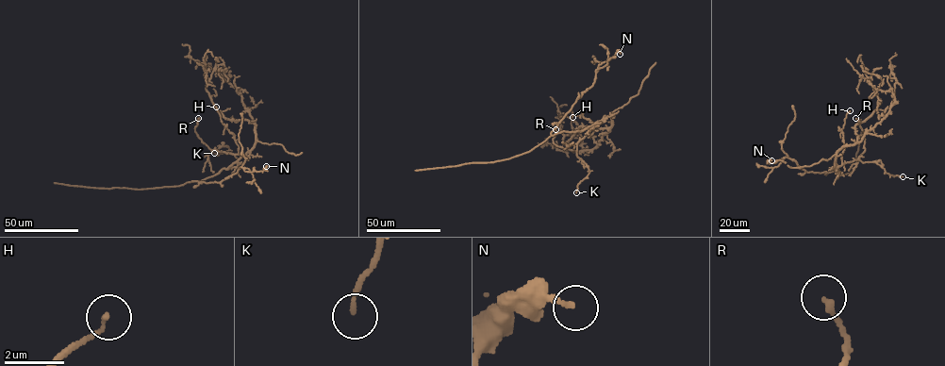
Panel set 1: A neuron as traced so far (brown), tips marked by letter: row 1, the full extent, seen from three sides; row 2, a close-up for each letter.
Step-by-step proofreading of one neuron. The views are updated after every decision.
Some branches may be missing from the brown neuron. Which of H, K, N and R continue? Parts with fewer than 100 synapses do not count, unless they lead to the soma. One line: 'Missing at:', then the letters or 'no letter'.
Missing at: no letter

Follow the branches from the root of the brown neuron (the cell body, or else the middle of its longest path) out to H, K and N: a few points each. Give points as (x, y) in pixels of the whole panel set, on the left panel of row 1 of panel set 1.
H: (231, 164), (250, 152), (246, 157), (239, 154), (235, 136), (223, 124), (216, 107)
K: (231, 164), (250, 152), (246, 157), (217, 153), (224, 145), (228, 150), (214, 153)
N: (231, 164), (210, 176), (191, 181), (218, 183), (240, 167), (251, 172), (261, 171), (266, 166)

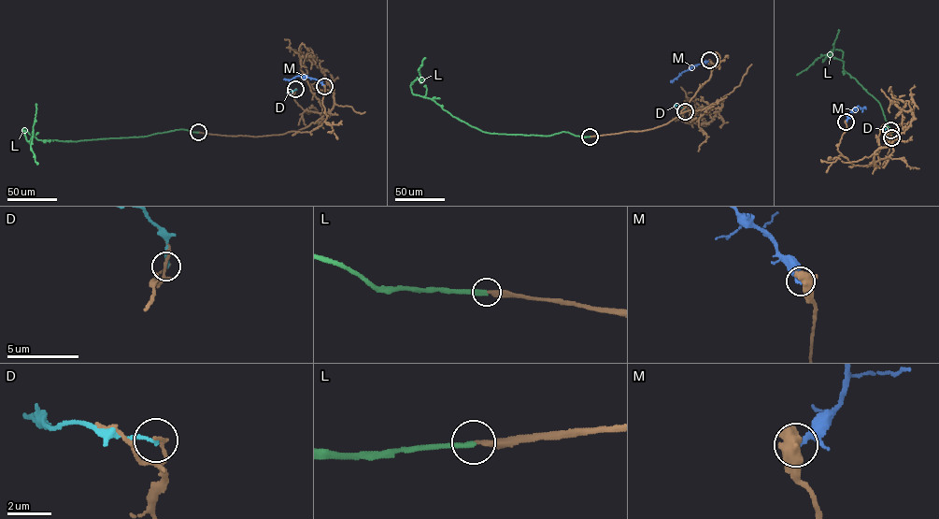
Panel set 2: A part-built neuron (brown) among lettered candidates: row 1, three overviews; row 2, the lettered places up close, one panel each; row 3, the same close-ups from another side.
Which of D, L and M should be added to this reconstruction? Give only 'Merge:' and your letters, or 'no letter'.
Merge: L

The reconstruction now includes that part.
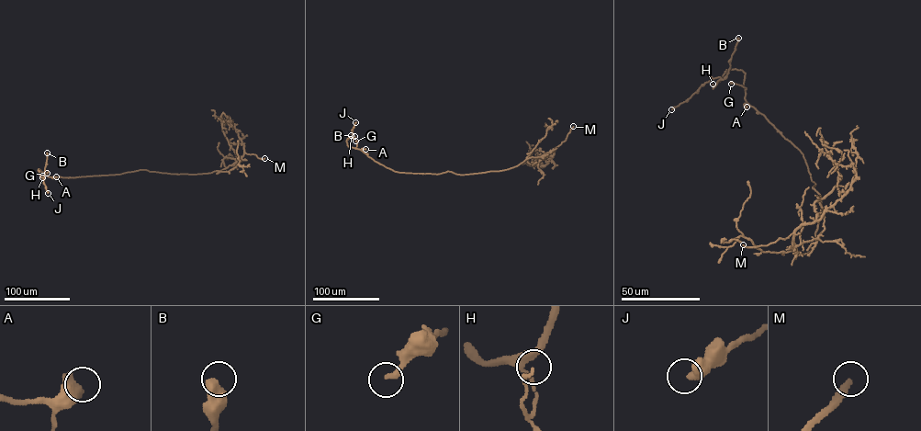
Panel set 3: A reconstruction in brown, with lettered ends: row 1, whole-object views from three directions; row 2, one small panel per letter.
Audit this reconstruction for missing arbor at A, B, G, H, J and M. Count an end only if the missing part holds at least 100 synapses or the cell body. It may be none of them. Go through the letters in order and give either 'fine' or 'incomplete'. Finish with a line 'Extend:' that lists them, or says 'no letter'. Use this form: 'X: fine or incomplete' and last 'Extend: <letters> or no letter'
A: fine
B: fine
G: fine
H: fine
J: fine
M: incomplete
Extend: M

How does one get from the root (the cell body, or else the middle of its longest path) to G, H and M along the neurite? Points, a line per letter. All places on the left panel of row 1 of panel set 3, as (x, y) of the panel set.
G: (151, 171), (142, 169), (72, 177), (48, 176), (47, 173)
H: (151, 171), (142, 169), (72, 177), (48, 176), (39, 168), (42, 177)
M: (151, 171), (208, 173), (226, 168), (244, 153), (264, 158)

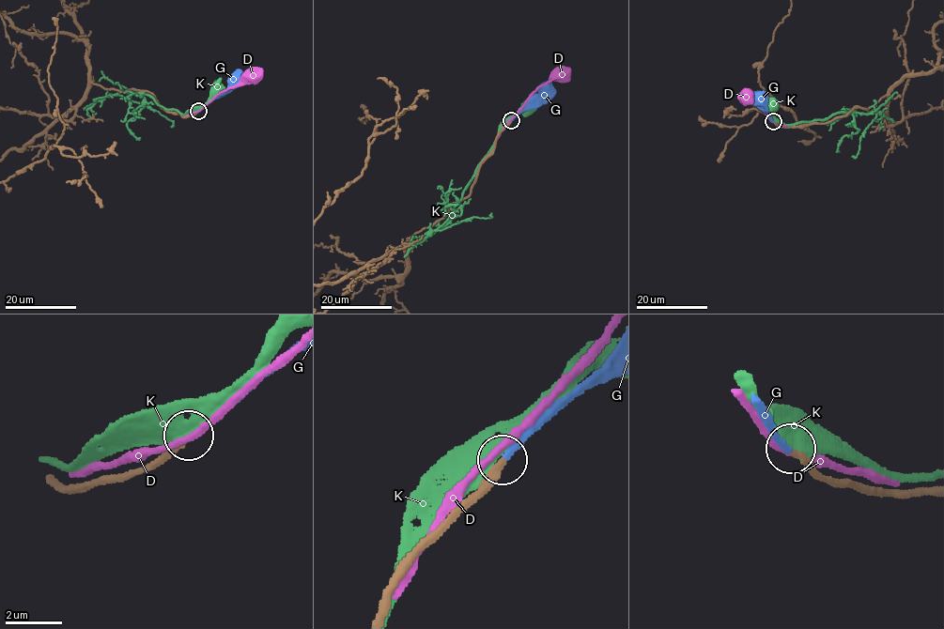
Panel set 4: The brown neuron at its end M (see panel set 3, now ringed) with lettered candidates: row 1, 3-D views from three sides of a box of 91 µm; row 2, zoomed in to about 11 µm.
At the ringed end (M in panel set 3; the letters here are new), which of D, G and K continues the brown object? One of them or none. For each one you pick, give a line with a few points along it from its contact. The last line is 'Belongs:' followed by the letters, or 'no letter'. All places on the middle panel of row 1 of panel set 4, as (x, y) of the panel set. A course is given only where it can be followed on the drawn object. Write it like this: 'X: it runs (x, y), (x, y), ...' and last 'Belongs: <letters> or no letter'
G: it runs (511, 120), (527, 109), (544, 91)
Belongs: G

